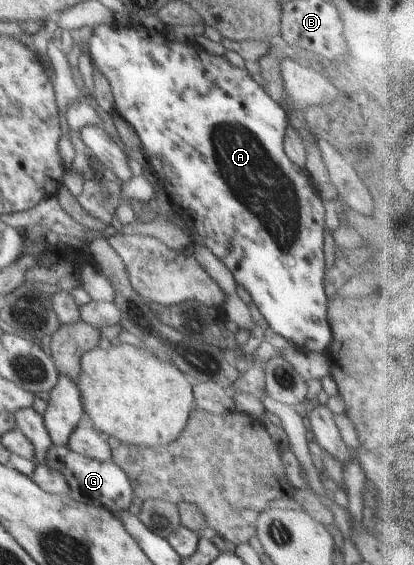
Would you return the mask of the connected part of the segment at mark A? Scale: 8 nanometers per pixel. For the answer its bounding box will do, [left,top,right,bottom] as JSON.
[88,24,332,353]

